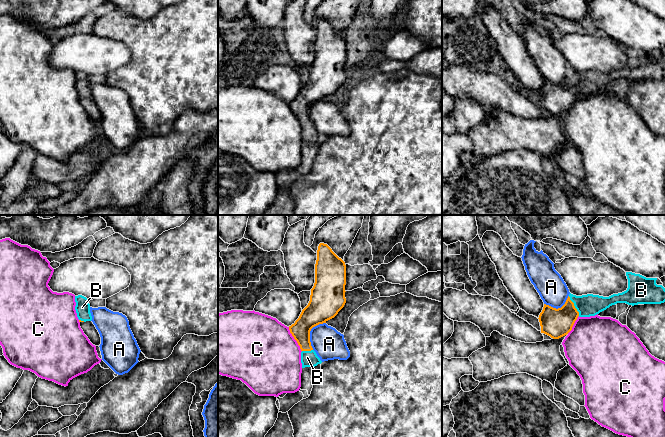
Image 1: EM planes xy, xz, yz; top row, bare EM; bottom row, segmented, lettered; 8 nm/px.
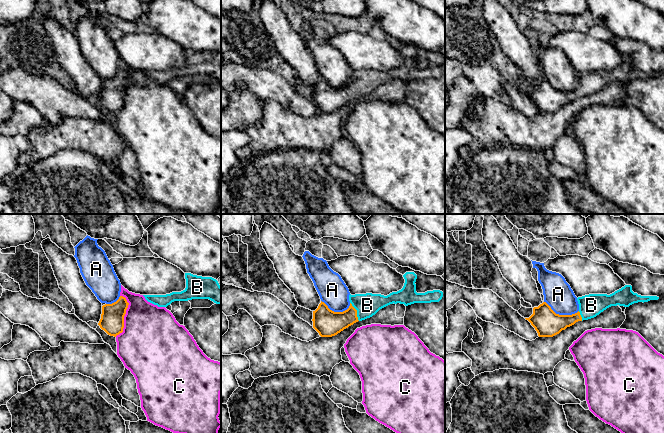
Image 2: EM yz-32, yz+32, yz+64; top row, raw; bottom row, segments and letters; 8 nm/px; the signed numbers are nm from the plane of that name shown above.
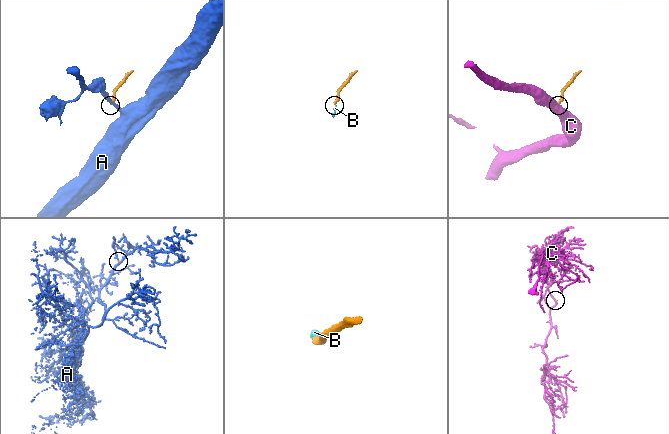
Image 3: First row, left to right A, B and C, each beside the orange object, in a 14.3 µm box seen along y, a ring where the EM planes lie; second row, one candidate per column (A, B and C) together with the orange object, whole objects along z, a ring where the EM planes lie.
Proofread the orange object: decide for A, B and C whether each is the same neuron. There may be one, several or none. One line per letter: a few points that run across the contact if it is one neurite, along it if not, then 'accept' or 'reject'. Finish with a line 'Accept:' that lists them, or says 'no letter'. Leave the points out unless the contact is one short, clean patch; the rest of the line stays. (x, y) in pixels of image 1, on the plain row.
A: xz (325, 98), (315, 101), (310, 107), (310, 121), (312, 125) | reject
B: yz (556, 99), (574, 82), (588, 81) | accept
C: xz (288, 103), (301, 127) | reject
Accept: B

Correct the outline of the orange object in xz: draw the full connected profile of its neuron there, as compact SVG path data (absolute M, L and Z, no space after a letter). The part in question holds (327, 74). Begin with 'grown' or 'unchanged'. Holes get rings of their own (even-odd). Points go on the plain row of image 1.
grown | M320 19L310 77L295 99L289 102L290 109L302 127L302 144L315 143L322 139L311 122L310 107L313 103L334 94L344 83L345 61L345 38L327 20Z

